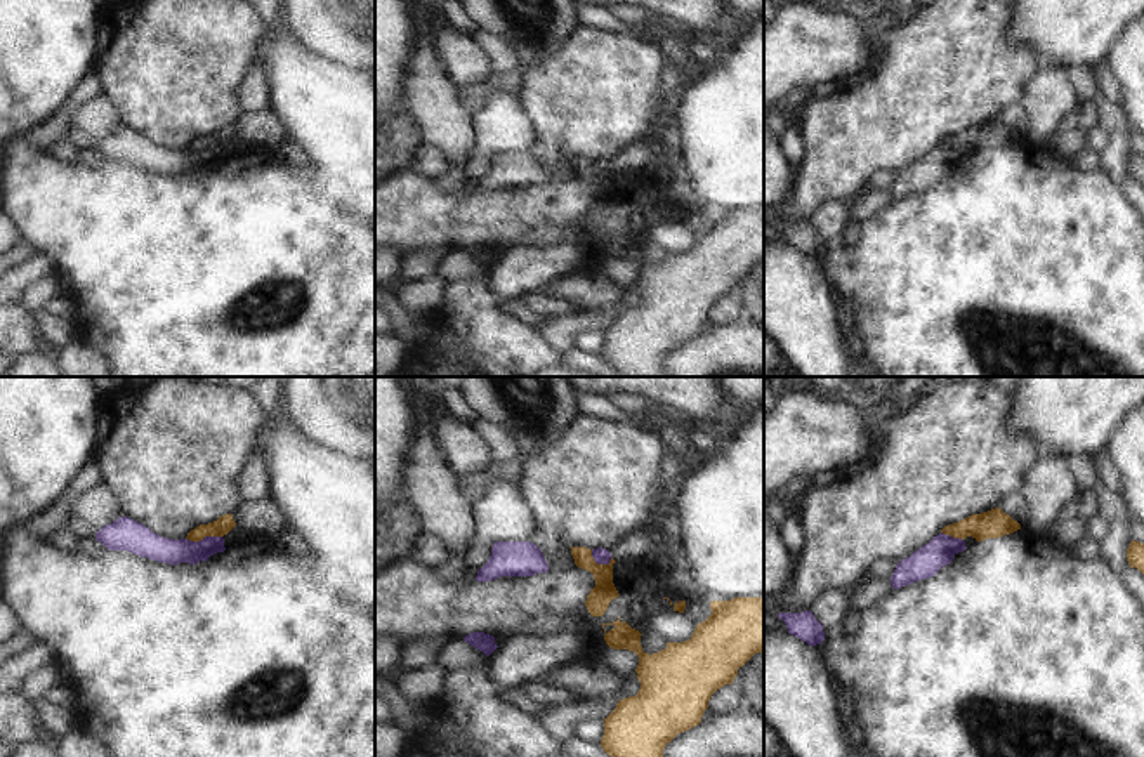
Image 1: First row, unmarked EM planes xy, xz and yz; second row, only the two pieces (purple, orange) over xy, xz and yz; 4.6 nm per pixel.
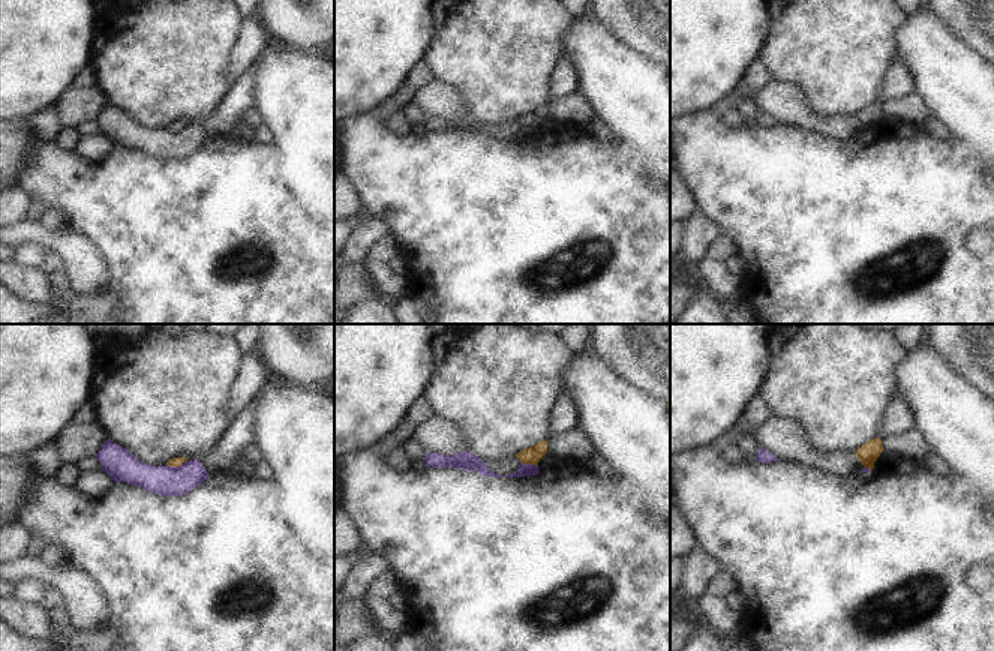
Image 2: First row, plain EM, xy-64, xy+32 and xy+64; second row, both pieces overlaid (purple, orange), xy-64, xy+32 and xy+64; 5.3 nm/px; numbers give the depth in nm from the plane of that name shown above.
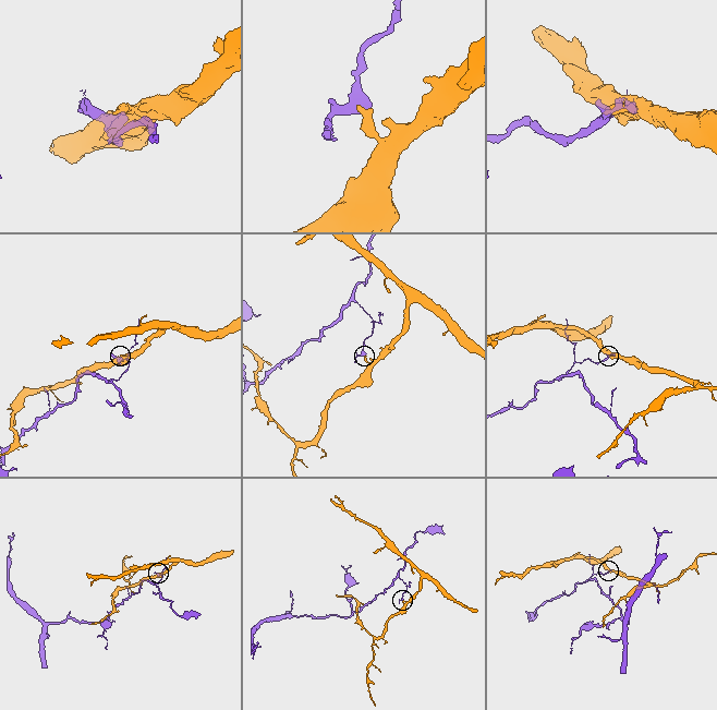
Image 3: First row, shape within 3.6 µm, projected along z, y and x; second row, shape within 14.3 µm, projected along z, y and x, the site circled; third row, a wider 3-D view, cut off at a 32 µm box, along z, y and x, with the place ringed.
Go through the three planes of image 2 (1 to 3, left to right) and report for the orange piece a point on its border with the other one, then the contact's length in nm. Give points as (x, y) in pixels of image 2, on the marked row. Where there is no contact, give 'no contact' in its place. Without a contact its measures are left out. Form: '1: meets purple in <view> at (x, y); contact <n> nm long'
1: meets purple in xy-64 at (176, 467); contact 120 nm long
2: meets purple in xy+32 at (529, 464); contact 100 nm long
3: meets purple in xy+64 at (867, 468); contact 50 nm long

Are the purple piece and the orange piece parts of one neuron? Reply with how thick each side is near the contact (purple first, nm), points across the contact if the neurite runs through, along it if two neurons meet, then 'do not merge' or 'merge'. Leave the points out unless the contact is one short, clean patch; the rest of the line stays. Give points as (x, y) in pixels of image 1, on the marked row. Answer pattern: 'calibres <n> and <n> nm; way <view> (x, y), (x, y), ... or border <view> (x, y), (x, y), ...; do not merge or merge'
calibres 120 and 80 nm; border xy (221, 535), (205, 535), (198, 540), (186, 539); do not merge

